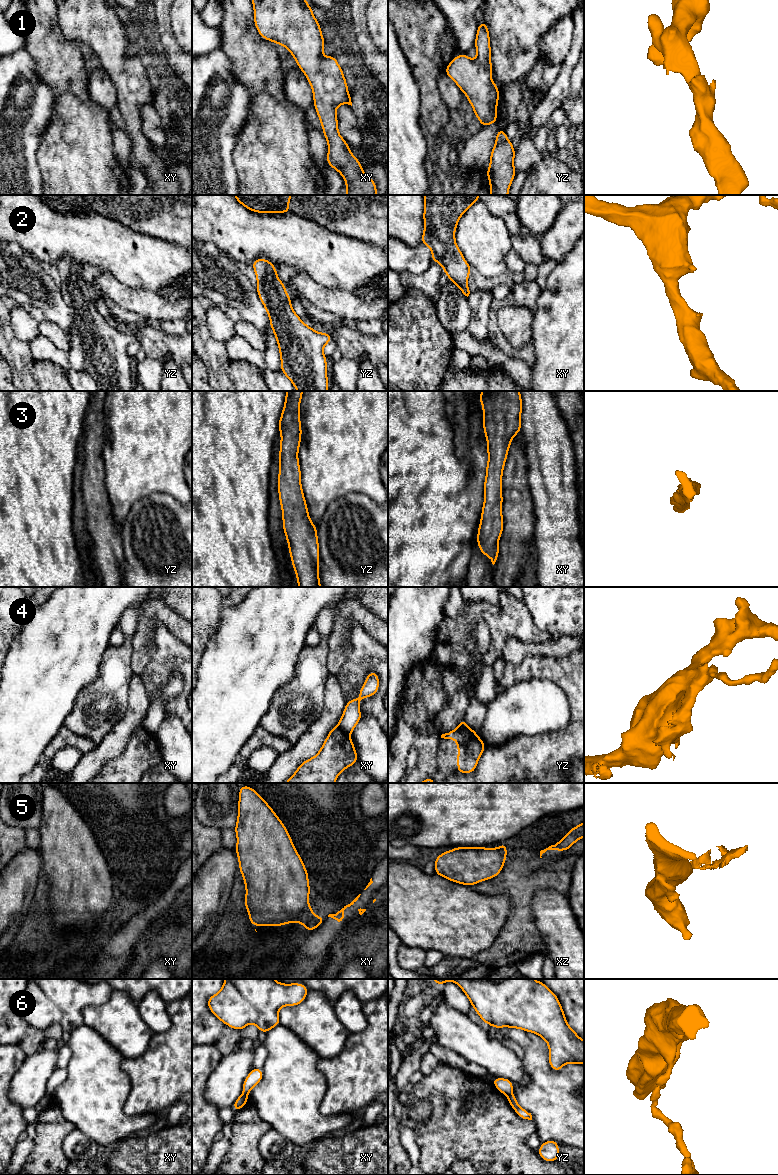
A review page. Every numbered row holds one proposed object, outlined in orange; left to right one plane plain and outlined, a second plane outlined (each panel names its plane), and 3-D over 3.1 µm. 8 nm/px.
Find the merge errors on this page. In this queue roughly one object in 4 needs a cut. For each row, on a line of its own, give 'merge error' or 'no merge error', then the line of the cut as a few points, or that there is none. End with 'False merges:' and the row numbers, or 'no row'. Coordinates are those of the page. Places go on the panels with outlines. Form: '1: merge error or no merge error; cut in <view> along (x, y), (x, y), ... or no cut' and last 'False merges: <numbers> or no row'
1: no merge error; no cut
2: no merge error; no cut
3: no merge error; no cut
4: merge error; cut in xy along (338, 725), (348, 734)
5: merge error; cut in xy along (308, 902), (302, 922)
6: merge error; cut in xy along (242, 1093), (246, 1095)
False merges: 4, 5, 6

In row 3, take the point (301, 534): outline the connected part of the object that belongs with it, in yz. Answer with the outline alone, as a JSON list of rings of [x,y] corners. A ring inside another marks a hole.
[[[286,391],[284,408],[278,423],[281,433],[278,493],[283,530],[298,587],[321,587],[318,529],[308,514],[298,460],[302,435],[299,414],[302,394],[303,391]]]

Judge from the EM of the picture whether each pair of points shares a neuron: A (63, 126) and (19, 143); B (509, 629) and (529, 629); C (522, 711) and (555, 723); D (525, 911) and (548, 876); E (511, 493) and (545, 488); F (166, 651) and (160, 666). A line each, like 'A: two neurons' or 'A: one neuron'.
A: two neurons
B: one neuron
C: one neuron
D: one neuron
E: two neurons
F: one neuron

